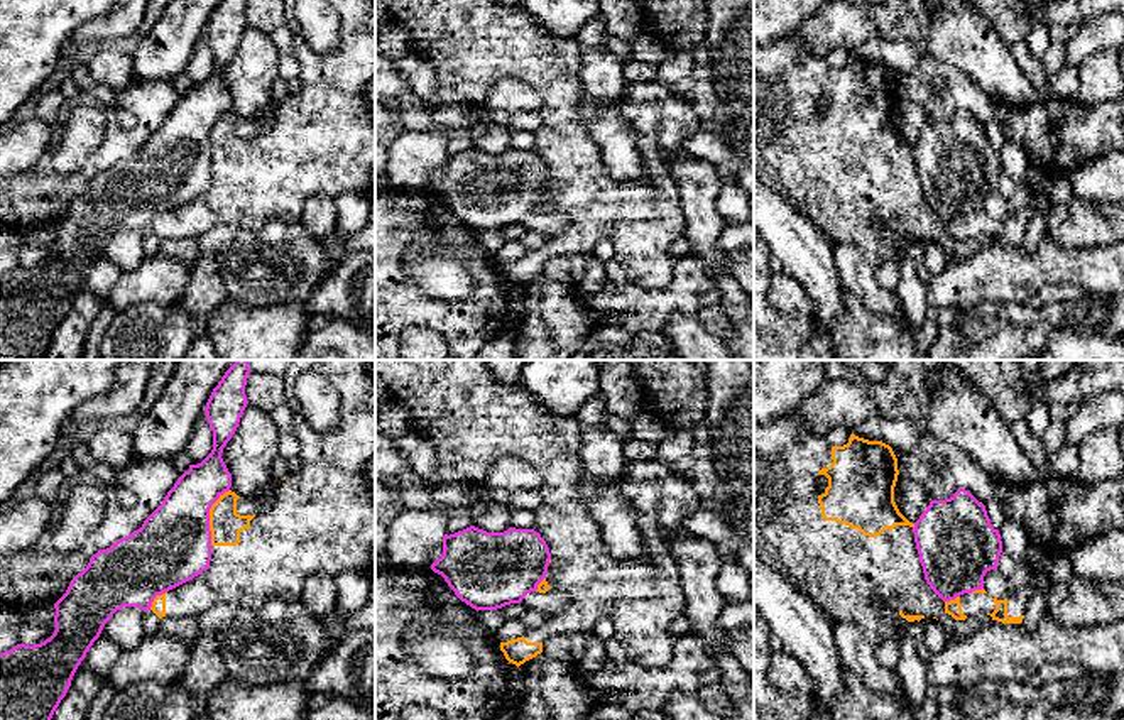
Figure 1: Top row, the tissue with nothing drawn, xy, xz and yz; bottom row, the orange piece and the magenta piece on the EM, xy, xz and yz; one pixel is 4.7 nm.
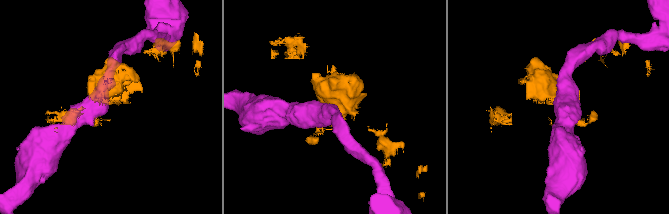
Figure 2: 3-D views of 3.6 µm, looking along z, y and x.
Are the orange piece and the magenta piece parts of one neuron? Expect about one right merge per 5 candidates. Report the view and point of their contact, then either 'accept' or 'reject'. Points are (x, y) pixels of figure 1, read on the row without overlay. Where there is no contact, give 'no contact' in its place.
contact xy (210, 139); reject

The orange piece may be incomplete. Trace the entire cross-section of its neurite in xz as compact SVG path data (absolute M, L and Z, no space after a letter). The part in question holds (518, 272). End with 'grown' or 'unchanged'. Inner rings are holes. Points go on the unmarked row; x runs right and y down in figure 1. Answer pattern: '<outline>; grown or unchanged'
M384 0L390 20L401 25L411 37L412 54L429 61L438 74L438 88L428 106L468 105L482 106L495 83L505 78L521 79L536 88L543 96L539 117L541 127L534 130L534 152L546 162L551 181L546 199L537 206L539 215L565 213L570 226L561 237L549 237L522 259L500 264L505 281L517 289L543 274L543 264L553 255L588 254L595 243L608 238L614 243L614 260L627 270L630 284L642 289L661 289L673 281L676 259L669 254L671 245L685 235L685 215L678 183L668 169L668 161L690 155L685 142L703 130L691 98L676 95L661 79L654 83L627 85L615 108L625 117L636 134L637 149L644 159L647 176L644 179L615 181L605 169L600 150L580 118L585 88L581 85L581 54L576 37L559 37L548 32L521 5L505 8L499 0Z; grown

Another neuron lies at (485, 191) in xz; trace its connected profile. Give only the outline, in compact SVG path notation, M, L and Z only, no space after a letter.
M470 147L445 155L443 176L431 191L478 233L521 225L546 199L549 181L546 162L534 150L487 154Z

